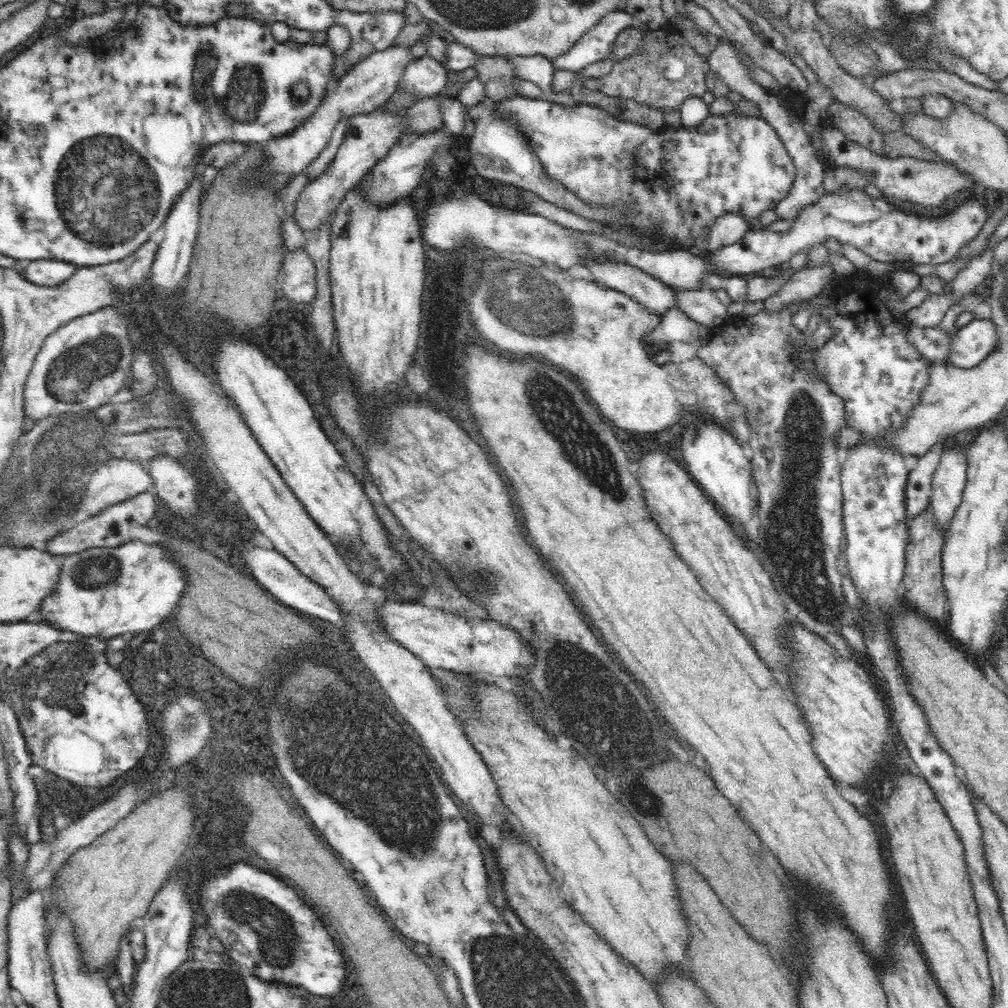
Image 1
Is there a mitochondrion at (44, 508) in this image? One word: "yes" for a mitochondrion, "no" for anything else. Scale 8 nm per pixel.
yes

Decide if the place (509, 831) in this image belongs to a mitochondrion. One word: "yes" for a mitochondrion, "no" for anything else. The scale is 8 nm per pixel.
no

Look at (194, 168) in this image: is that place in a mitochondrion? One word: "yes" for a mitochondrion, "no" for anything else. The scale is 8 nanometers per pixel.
no

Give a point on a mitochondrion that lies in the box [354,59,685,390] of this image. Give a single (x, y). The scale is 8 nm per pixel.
(543, 301)

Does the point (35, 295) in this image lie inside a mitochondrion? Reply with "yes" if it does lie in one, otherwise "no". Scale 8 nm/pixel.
no

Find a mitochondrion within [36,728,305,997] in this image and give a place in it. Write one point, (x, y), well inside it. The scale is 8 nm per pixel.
(273, 934)

